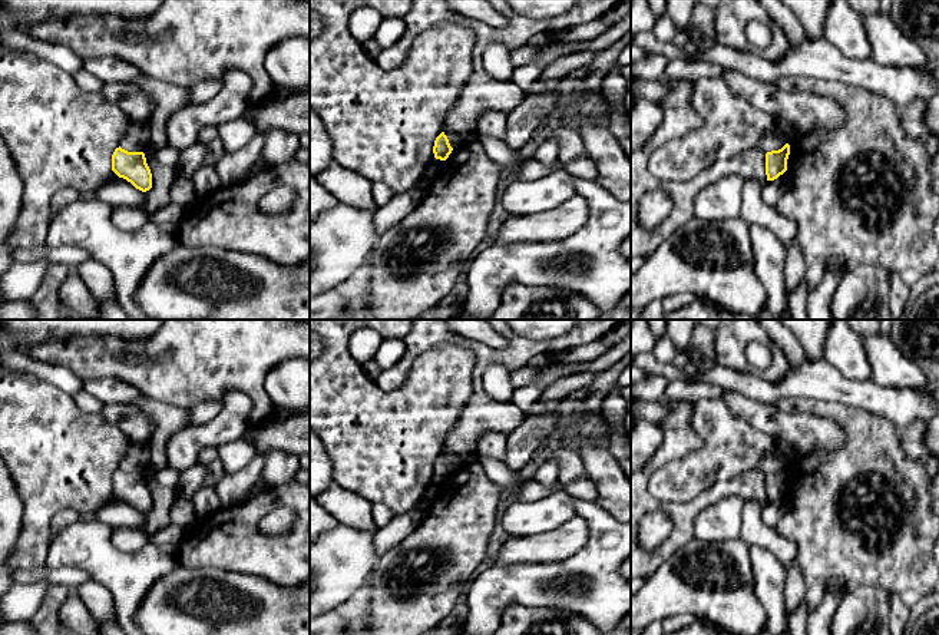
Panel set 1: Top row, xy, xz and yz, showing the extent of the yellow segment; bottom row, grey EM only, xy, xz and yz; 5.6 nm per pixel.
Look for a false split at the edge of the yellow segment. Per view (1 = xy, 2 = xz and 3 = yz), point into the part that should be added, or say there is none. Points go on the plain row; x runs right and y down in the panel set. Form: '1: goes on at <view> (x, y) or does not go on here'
1: does not go on here
2: does not go on here
3: does not go on here

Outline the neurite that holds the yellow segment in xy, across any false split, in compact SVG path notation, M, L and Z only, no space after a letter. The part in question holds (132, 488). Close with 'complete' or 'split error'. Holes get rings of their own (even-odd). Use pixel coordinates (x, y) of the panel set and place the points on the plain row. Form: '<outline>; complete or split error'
M120 467L116 469L112 476L112 492L142 513L152 509L152 495L143 473L128 473Z; complete

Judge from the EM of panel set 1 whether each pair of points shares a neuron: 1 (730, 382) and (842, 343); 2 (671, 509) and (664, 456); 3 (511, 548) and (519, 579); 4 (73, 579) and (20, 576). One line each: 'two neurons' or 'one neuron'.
1: two neurons
2: one neuron
3: two neurons
4: one neuron

